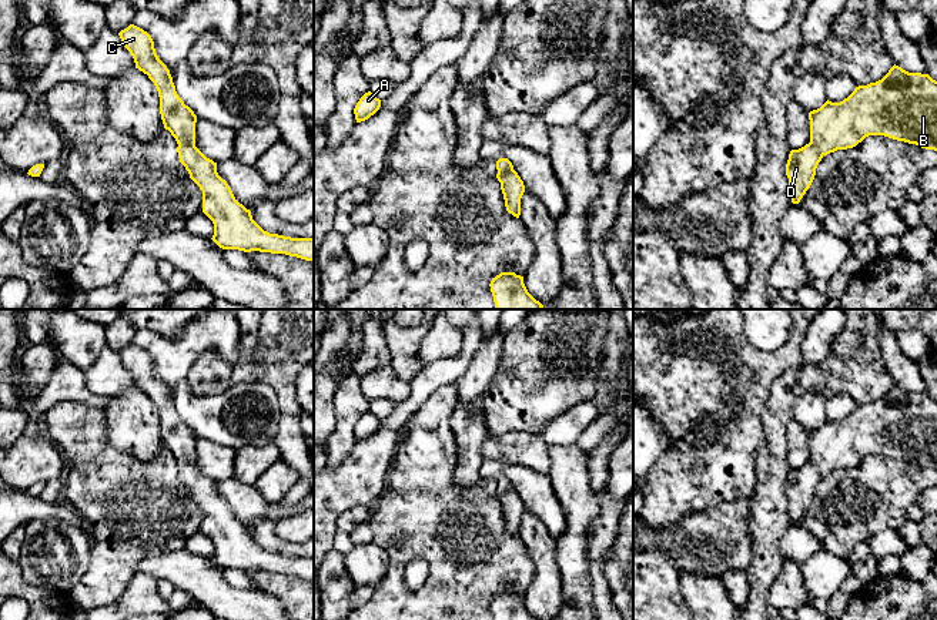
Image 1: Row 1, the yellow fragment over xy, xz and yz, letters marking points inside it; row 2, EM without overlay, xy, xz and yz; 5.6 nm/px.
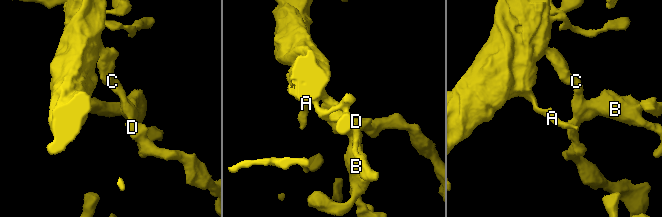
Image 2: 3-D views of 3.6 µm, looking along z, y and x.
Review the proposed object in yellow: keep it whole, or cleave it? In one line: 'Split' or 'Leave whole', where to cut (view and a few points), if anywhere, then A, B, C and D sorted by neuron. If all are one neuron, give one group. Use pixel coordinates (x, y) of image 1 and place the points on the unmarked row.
Leave whole. No split. Groups: A B C D

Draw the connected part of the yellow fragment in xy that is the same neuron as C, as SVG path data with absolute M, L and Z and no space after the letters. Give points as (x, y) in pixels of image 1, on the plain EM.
M134 343L118 355L133 375L135 388L147 393L158 410L164 448L178 463L180 482L203 510L203 532L214 543L211 559L222 569L285 573L314 580L314 557L291 557L264 550L218 495L217 482L195 466L197 435L177 413L170 389L158 378L151 355Z

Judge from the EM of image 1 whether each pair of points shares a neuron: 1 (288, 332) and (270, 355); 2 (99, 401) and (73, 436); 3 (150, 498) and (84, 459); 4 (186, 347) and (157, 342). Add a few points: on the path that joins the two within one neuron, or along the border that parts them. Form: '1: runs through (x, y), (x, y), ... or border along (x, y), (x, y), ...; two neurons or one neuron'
1: runs through (287, 338), (275, 349); one neuron
2: border along (62, 399), (90, 404), (104, 411); two neurons
3: runs through (134, 498), (123, 498), (100, 475); one neuron
4: runs through (178, 347), (164, 347); one neuron

